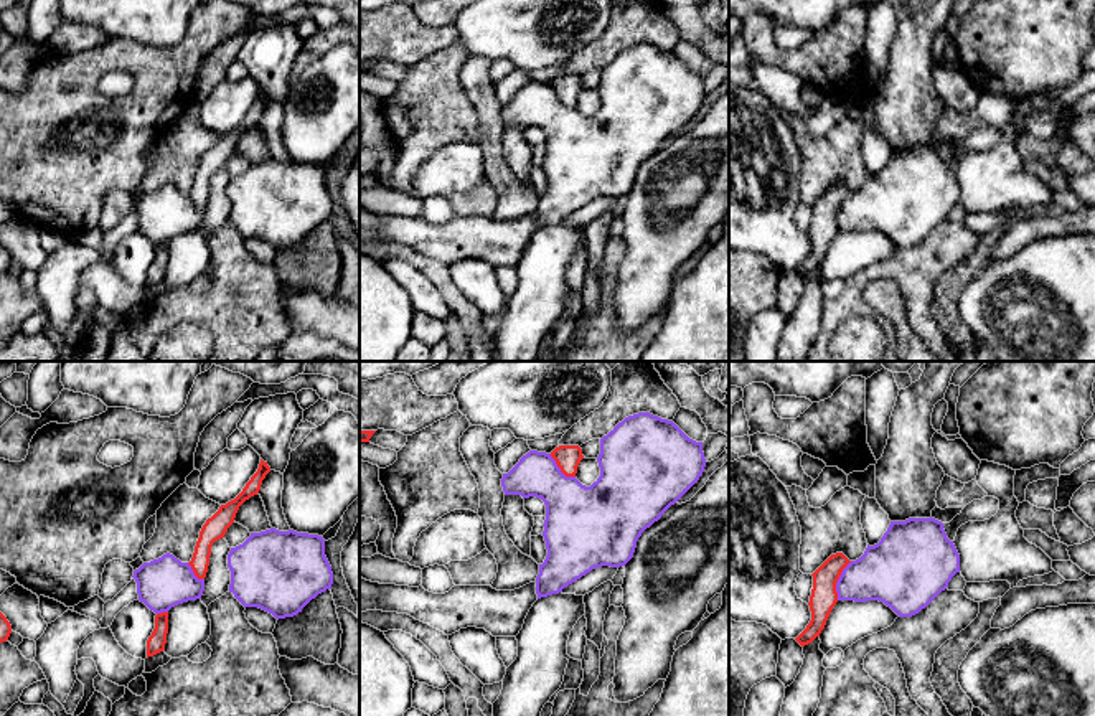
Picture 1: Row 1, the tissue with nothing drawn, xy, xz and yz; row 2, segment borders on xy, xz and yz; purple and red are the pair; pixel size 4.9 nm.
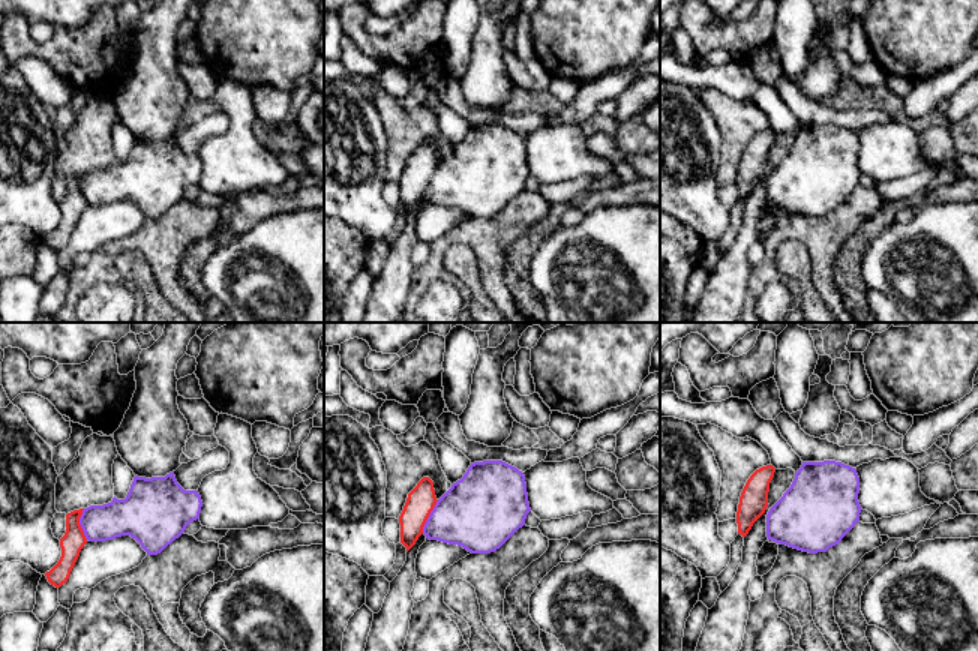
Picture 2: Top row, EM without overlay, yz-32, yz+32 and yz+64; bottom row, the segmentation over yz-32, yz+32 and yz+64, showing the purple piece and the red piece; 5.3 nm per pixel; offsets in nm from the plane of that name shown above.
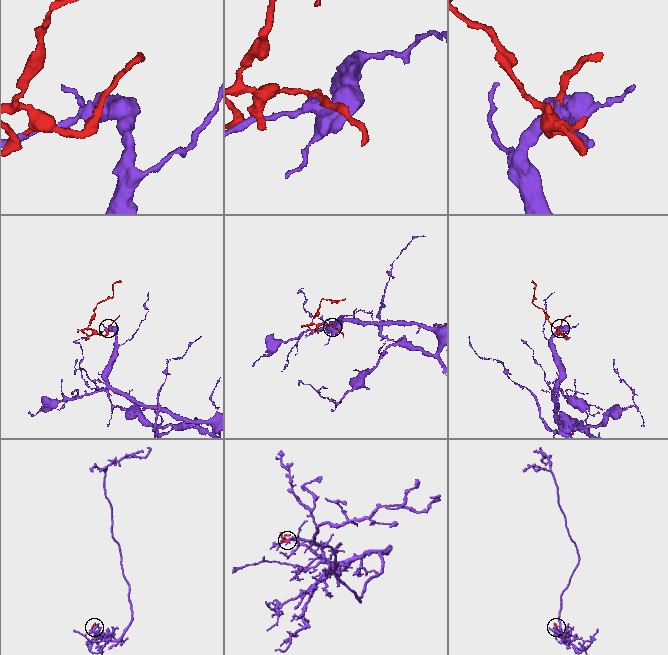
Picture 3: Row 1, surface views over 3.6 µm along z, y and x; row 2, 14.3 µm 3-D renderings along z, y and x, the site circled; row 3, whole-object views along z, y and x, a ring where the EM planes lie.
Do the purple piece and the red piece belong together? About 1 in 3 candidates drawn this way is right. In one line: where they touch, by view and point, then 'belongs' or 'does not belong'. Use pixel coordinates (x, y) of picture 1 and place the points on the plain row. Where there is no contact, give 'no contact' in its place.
yz (838, 211) | does not belong

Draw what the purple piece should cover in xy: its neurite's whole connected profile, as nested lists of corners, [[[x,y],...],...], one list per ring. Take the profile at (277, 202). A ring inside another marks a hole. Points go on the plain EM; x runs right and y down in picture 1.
[[[275,158],[251,163],[228,185],[231,201],[229,223],[244,238],[259,238],[277,251],[294,247],[318,224],[331,219],[333,203],[325,186],[325,170],[318,165],[279,162]]]

